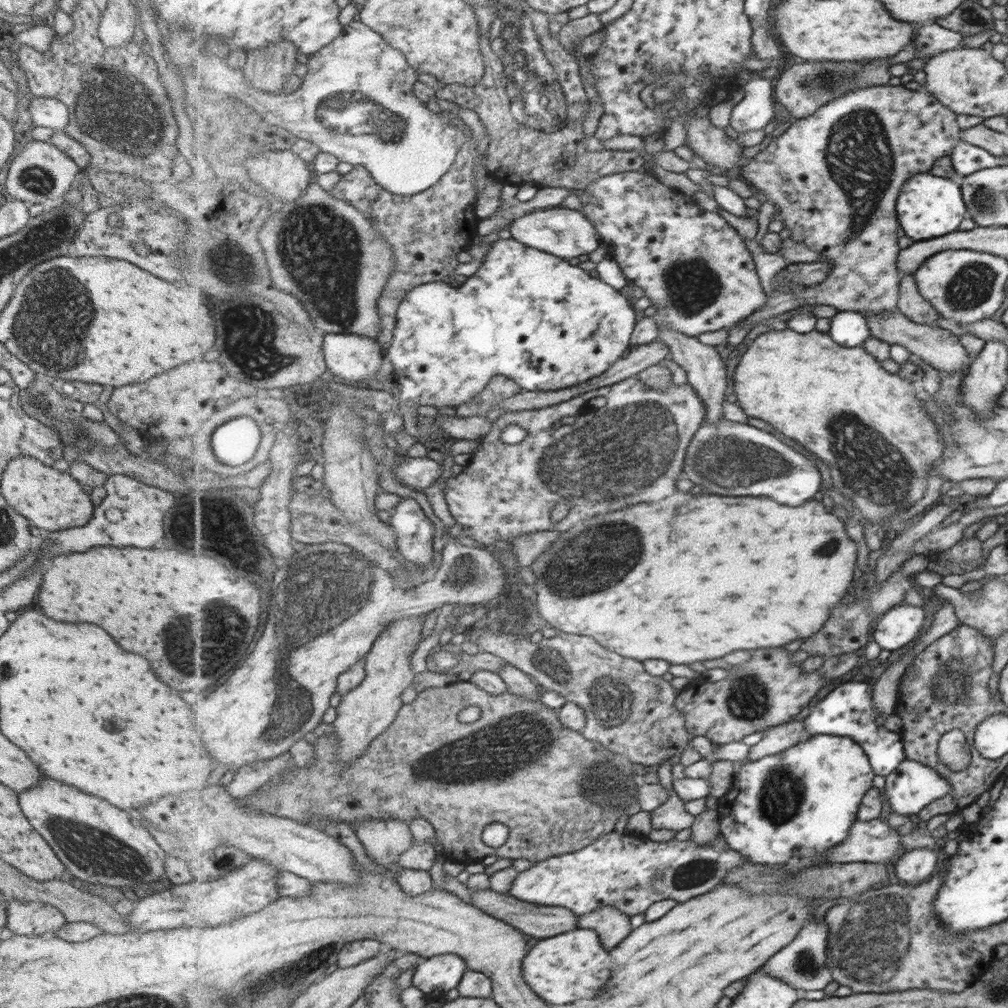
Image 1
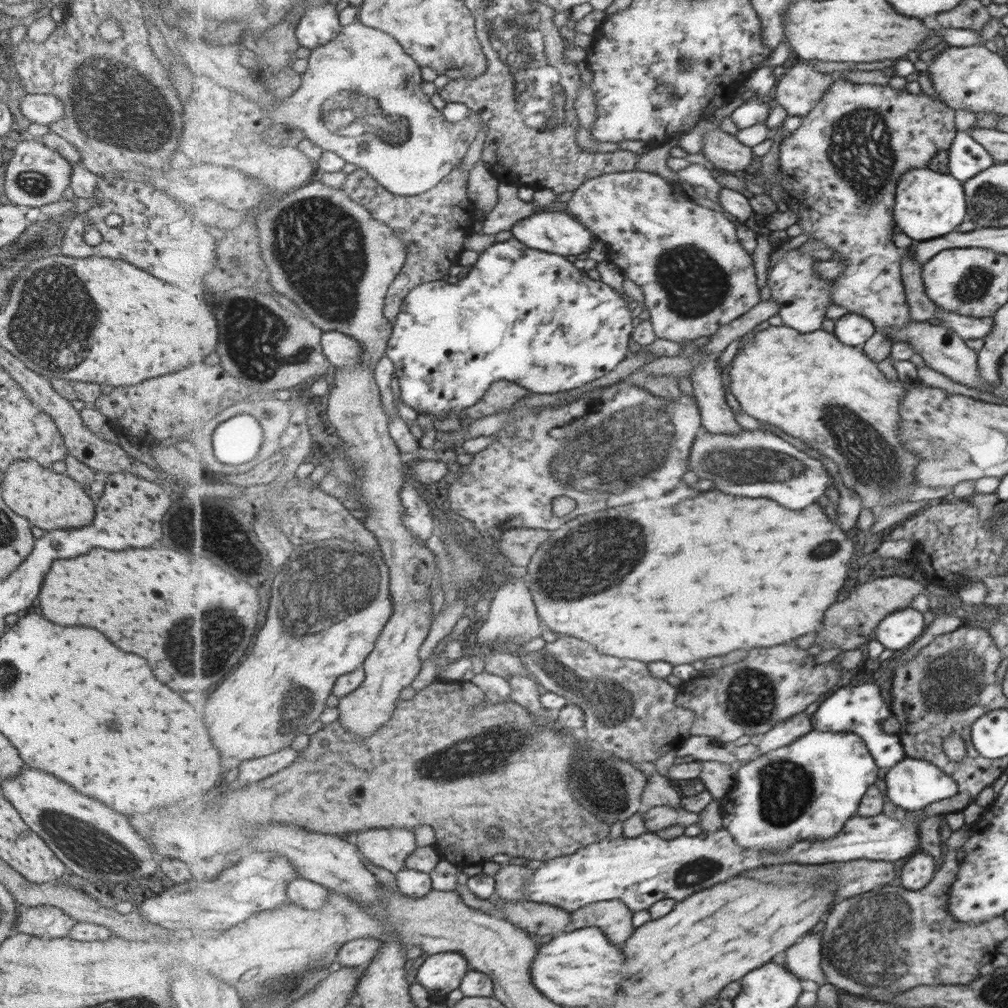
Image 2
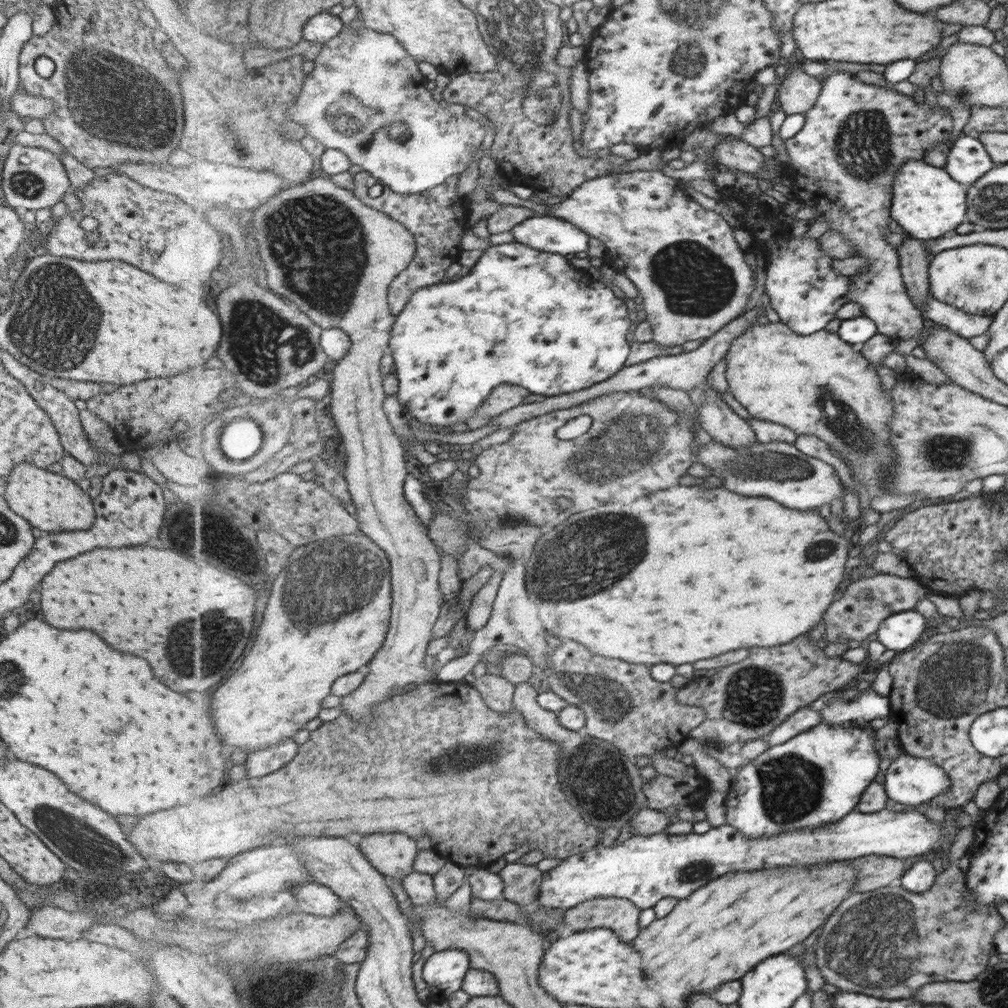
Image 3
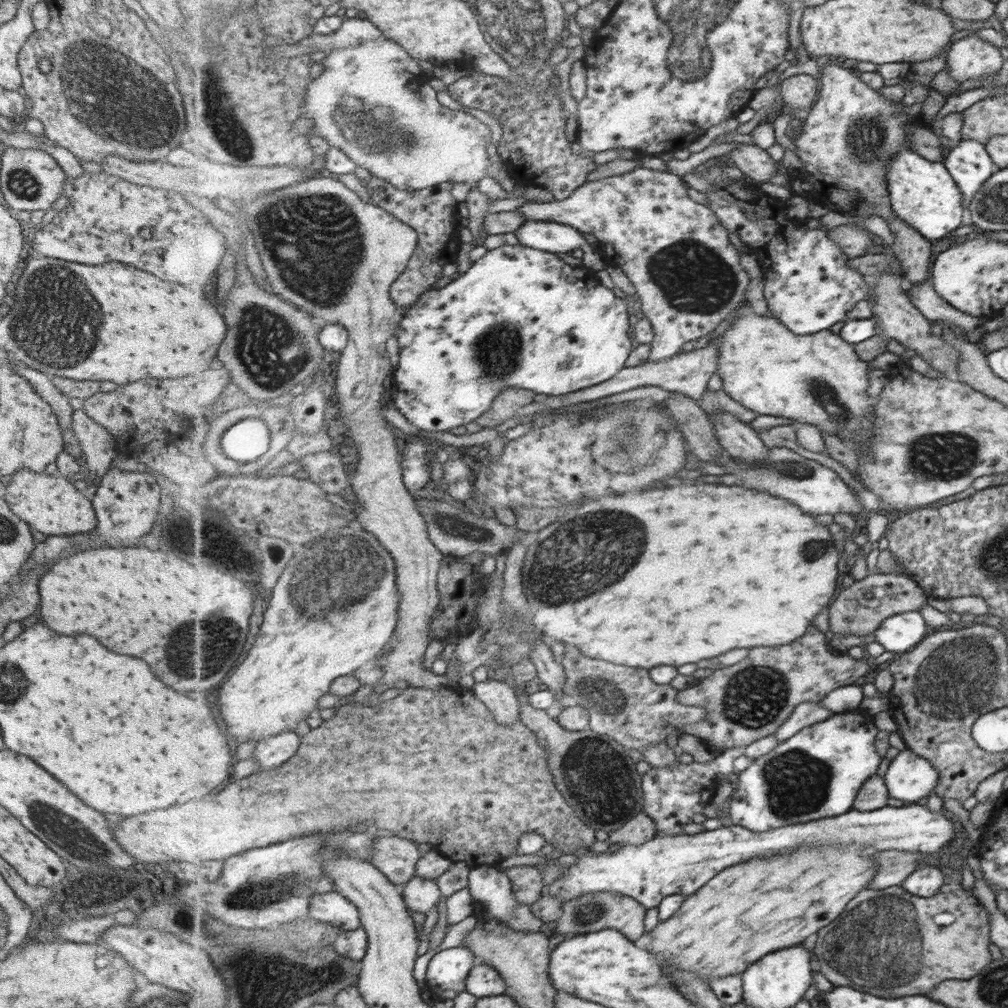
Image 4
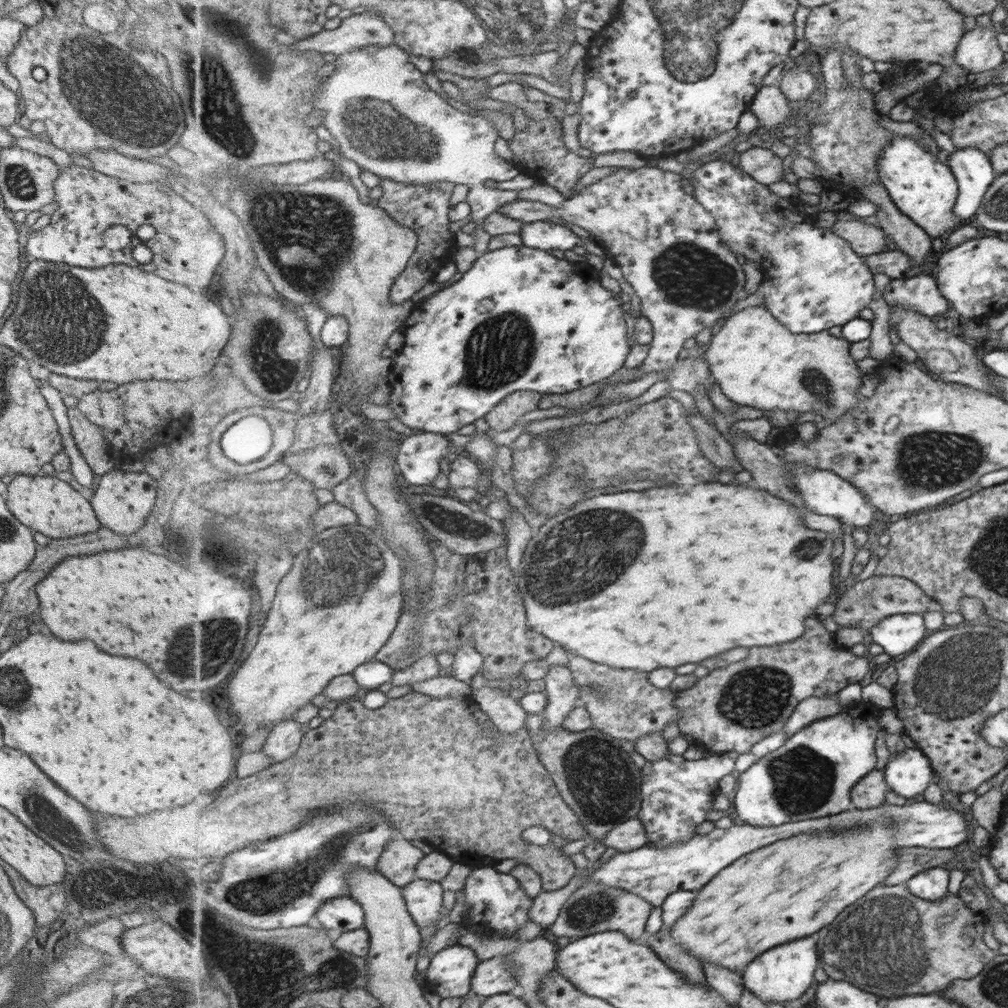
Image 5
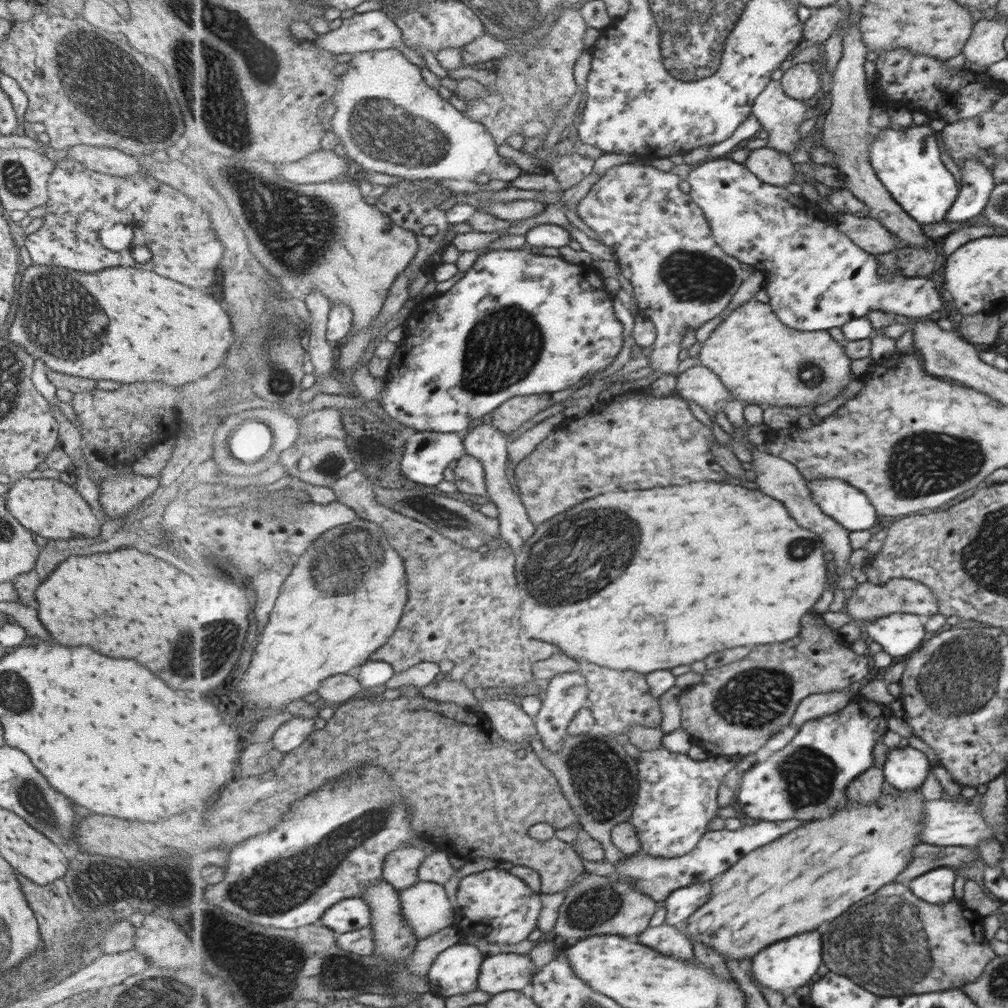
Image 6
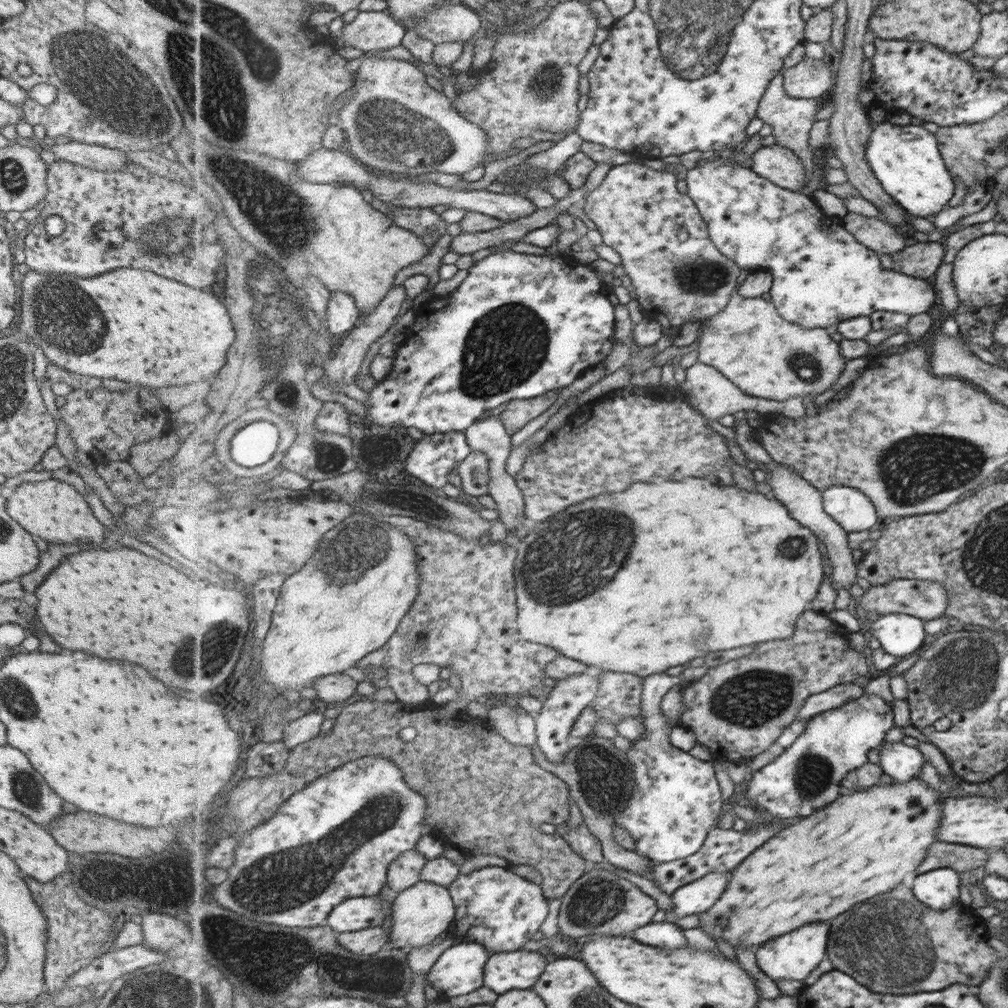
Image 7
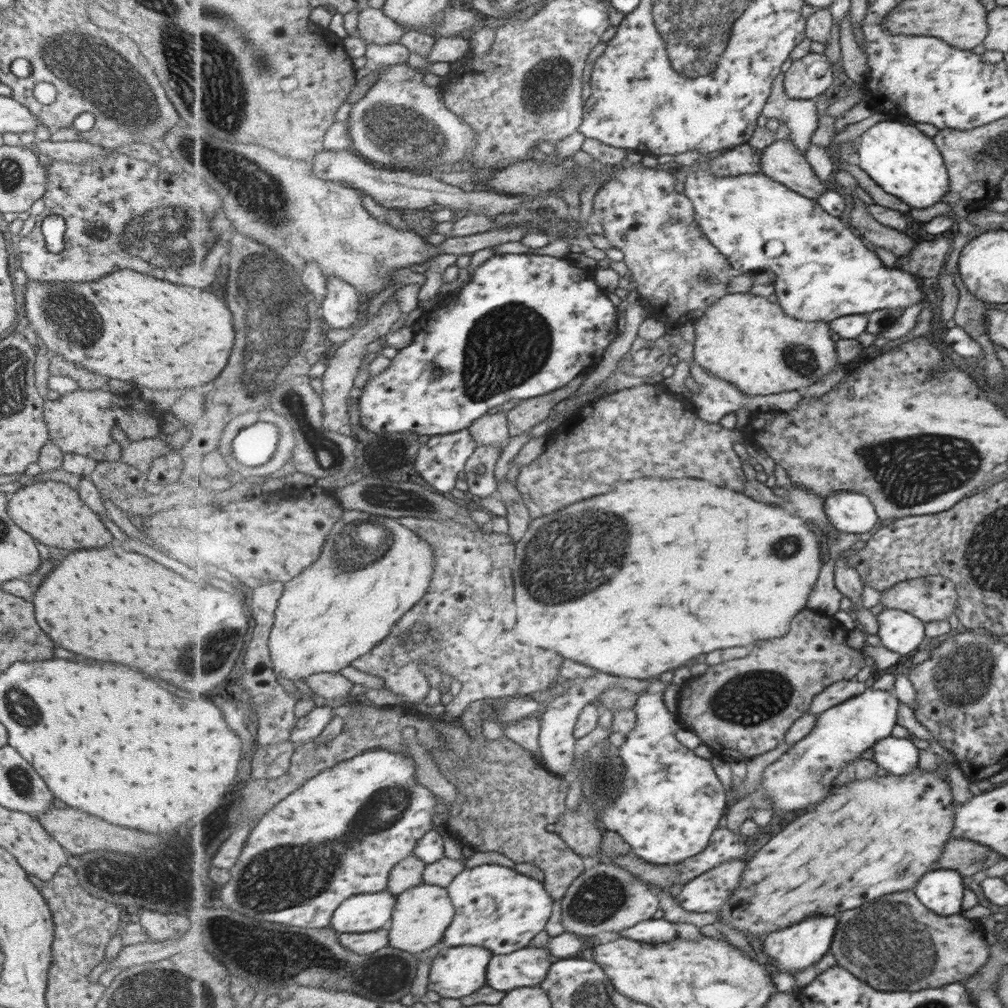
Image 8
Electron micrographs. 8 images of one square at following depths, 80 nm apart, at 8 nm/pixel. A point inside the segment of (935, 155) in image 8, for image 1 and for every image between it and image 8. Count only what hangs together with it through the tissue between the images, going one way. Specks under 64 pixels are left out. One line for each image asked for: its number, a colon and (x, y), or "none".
1: (931, 206)
2: (929, 204)
3: (929, 203)
4: (922, 194)
5: (921, 188)
6: (905, 161)
7: (904, 160)

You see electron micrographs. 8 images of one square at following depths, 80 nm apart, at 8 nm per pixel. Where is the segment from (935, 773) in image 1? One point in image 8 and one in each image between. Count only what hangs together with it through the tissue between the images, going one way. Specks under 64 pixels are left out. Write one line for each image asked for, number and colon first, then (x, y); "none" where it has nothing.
2: (911, 784)
3: (910, 780)
4: (908, 777)
5: (907, 774)
6: (905, 768)
7: (902, 763)
8: (898, 756)

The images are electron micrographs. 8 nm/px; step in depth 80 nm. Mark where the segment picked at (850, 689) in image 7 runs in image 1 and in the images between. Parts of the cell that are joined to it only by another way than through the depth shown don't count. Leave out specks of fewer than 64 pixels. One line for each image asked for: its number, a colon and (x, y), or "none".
1: (778, 739)
2: (787, 732)
3: (806, 718)
4: (807, 714)
5: (816, 708)
6: (815, 706)

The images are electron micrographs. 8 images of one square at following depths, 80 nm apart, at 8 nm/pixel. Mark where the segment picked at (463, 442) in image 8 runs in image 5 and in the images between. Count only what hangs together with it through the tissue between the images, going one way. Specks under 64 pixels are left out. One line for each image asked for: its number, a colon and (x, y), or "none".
5: (419, 458)
6: (426, 454)
7: (434, 457)

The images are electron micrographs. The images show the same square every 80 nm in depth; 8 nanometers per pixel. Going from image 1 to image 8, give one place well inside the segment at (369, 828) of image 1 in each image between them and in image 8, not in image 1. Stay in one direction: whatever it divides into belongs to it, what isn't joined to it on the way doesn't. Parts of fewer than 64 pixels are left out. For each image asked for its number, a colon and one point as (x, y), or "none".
2: (389, 848)
3: (393, 854)
4: (397, 857)
5: (399, 861)
6: (402, 868)
7: (405, 872)
8: (408, 874)

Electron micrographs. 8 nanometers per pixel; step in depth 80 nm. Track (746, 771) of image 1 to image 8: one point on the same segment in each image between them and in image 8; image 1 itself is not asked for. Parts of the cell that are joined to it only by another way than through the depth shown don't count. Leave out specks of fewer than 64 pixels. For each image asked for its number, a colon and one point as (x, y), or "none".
2: (808, 790)
3: (815, 779)
4: (816, 774)
5: (813, 774)
6: (808, 779)
7: (806, 777)
8: (806, 775)

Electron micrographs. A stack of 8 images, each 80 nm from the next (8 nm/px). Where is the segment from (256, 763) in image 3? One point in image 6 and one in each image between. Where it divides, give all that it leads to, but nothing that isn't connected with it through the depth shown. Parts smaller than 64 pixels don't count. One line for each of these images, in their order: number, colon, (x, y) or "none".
4: (274, 752)
5: (282, 742)
6: (291, 735)

